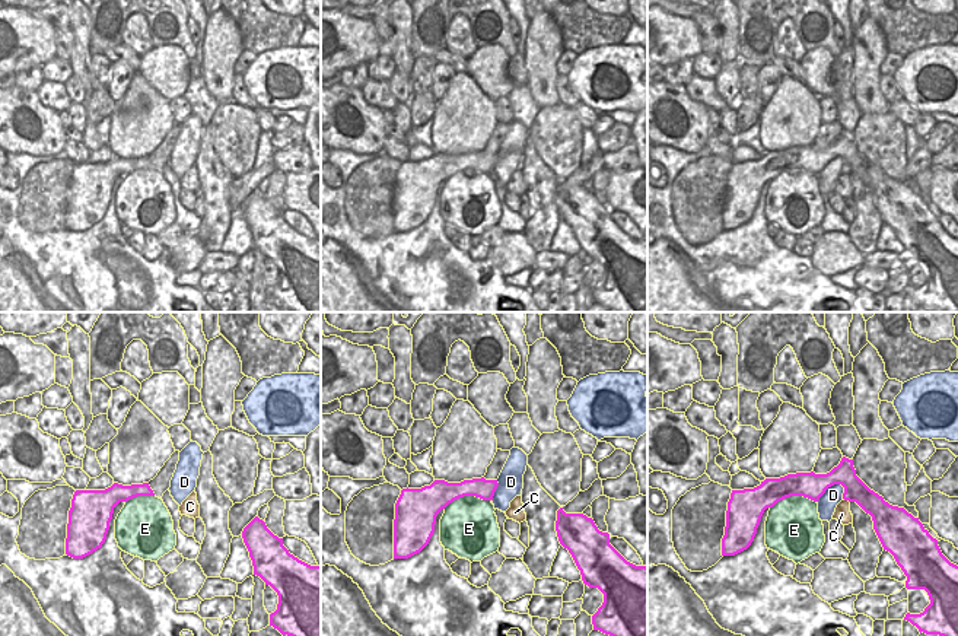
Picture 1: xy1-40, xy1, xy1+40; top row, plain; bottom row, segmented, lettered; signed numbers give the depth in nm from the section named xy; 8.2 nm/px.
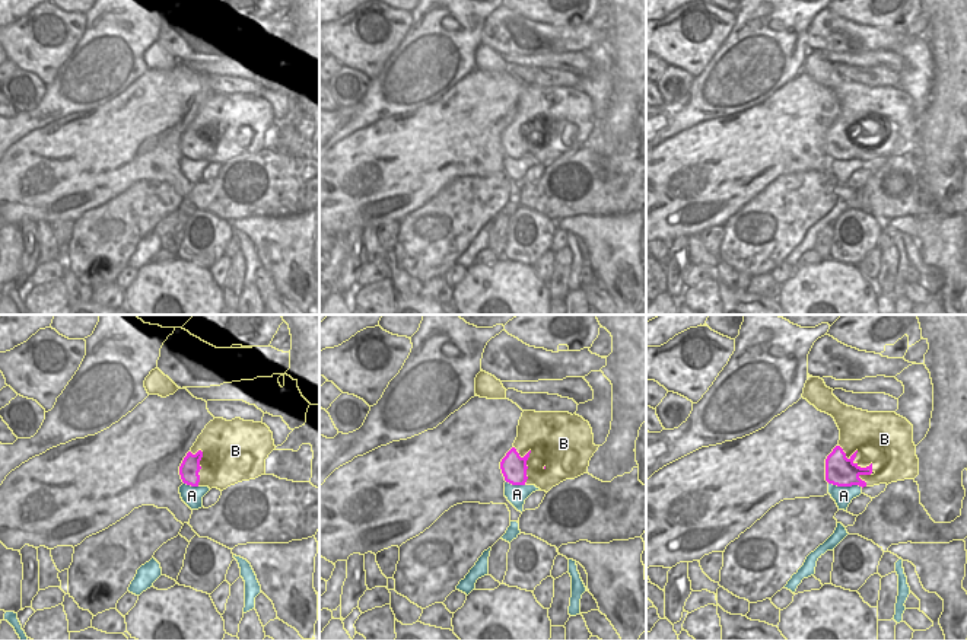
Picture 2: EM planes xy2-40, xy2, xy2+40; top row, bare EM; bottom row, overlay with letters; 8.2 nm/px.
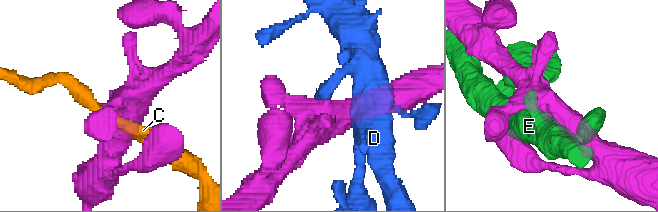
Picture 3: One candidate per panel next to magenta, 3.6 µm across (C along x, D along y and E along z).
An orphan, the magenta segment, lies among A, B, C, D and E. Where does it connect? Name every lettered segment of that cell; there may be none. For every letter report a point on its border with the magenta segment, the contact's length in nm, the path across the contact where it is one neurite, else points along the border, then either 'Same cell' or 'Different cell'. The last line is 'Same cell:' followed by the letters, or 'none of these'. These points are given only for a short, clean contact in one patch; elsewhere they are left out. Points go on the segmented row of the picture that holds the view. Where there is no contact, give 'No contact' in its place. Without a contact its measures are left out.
A: Touches magenta at xy2+40 (846, 485). Shared border 300 nm. Different cell
B: Touches magenta at xy2+40 (853, 459). Shared border 380 nm. Same cell
C: Touches magenta at xy1+40 (846, 499). Shared border 70 nm. Different cell
D: Touches magenta at xy1+40 (828, 486). Shared border 260 nm. Different cell
E: Touches magenta at xy1 (467, 495). Shared border 400 nm. Different cell
Same cell: B.

